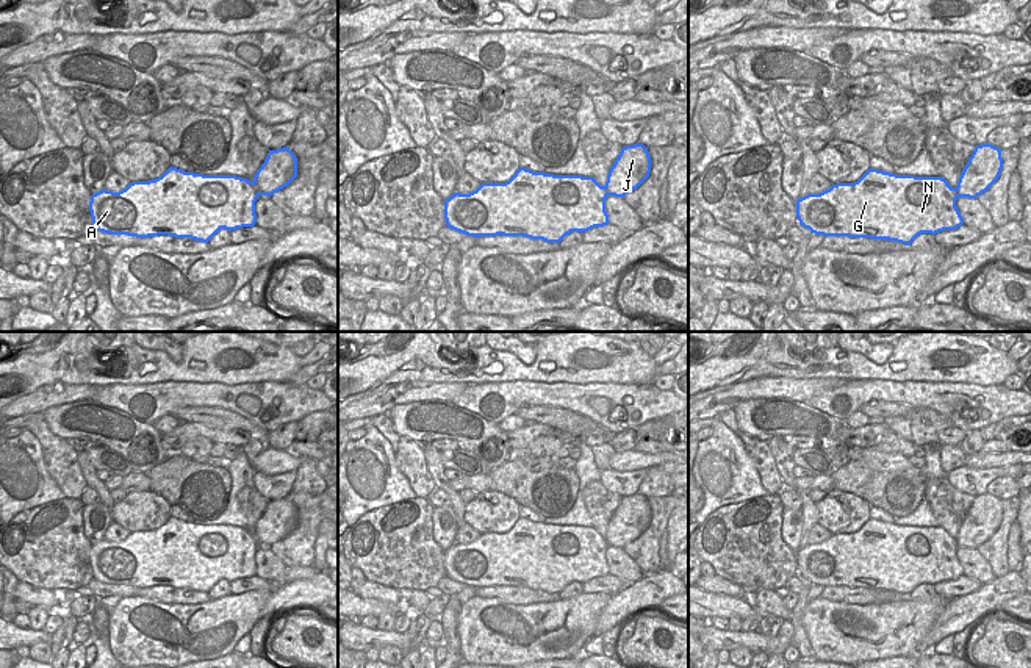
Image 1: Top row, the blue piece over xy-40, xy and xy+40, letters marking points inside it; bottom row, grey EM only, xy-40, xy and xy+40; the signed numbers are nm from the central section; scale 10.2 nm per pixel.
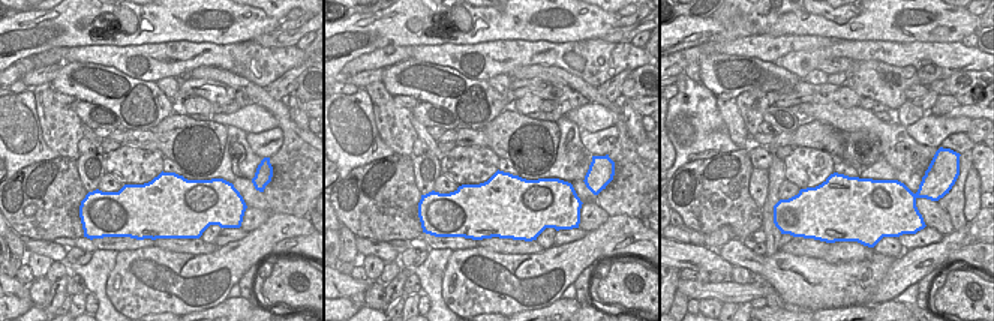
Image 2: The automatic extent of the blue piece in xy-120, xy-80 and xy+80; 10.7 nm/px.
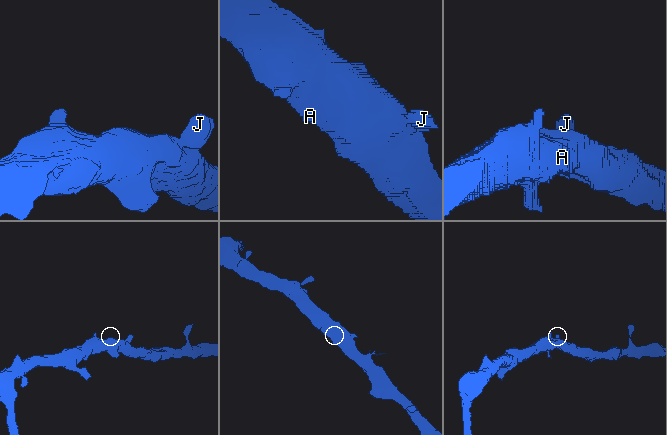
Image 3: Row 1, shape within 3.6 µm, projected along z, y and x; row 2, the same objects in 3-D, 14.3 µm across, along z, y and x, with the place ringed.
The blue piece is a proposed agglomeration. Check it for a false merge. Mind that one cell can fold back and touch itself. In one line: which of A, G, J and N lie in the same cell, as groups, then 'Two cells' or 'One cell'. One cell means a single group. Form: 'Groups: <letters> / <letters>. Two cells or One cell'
Groups: A G J N. One cell.

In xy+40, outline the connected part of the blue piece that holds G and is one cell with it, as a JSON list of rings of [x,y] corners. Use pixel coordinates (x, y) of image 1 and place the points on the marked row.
[[[987,142],[975,147],[956,188],[942,177],[896,175],[870,167],[854,183],[837,183],[798,199],[796,217],[815,235],[909,246],[921,233],[961,227],[964,219],[956,199],[976,199],[998,180],[1001,169],[1001,149]]]

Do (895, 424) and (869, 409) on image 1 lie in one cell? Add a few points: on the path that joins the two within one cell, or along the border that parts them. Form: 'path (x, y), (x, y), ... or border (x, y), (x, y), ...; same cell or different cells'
border (916, 409), (908, 416), (884, 418); different cells

